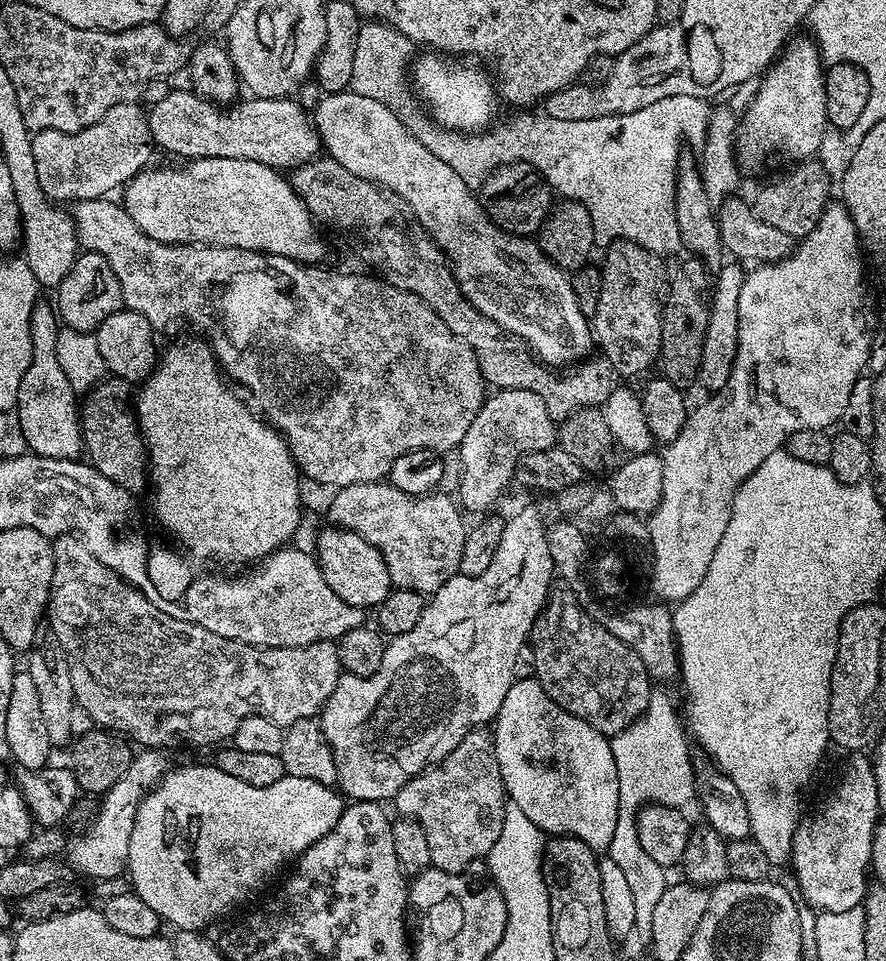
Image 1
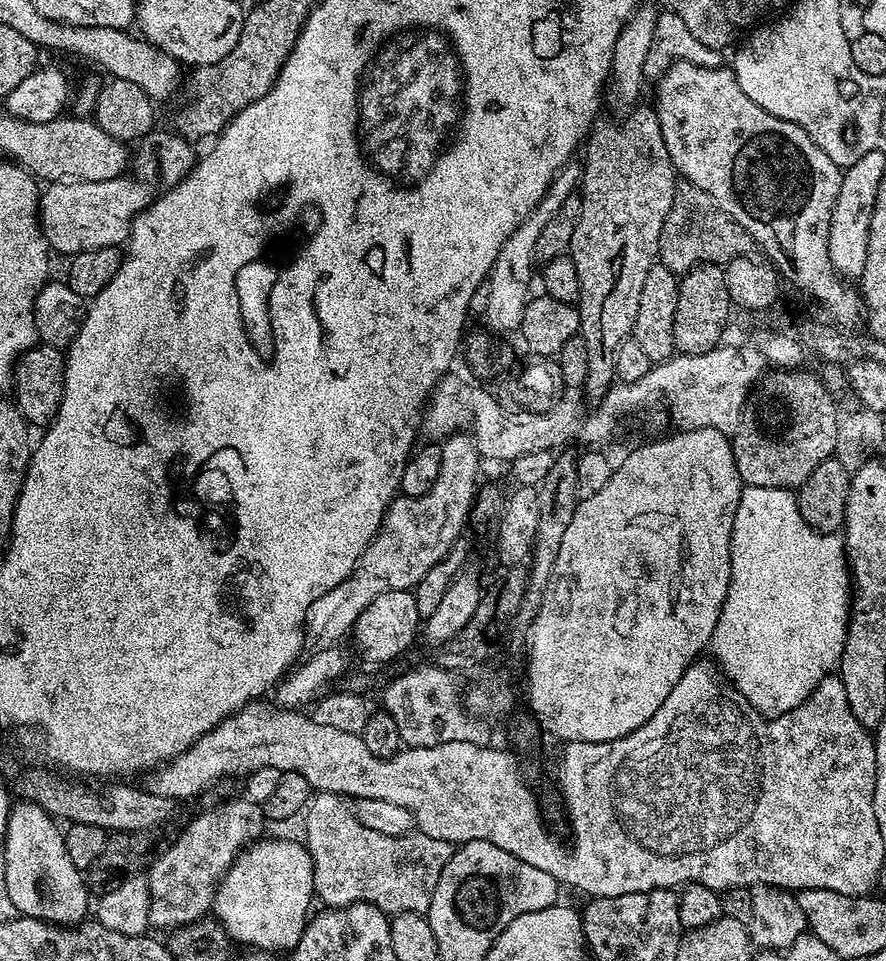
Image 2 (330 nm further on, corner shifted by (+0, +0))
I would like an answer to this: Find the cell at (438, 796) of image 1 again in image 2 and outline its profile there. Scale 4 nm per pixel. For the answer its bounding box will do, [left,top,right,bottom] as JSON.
[303,792,453,914]

